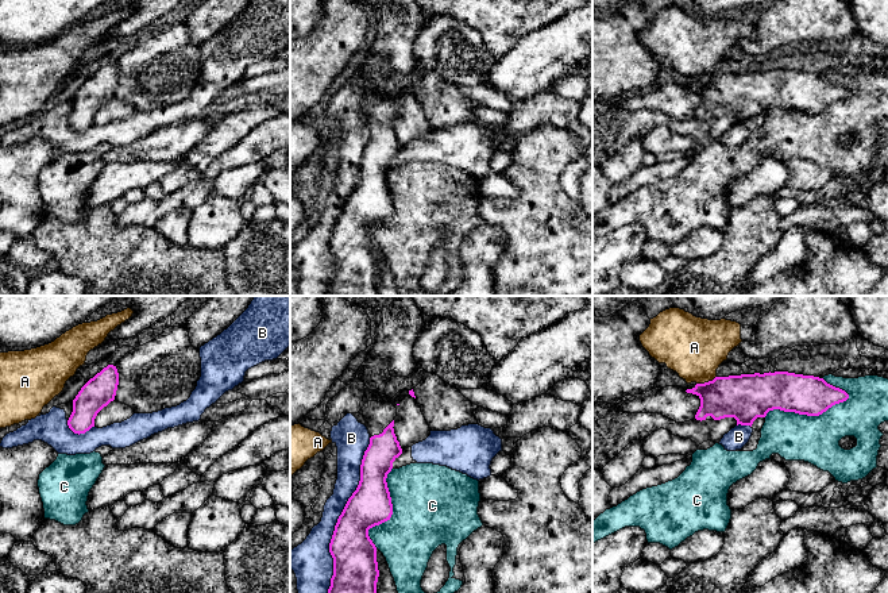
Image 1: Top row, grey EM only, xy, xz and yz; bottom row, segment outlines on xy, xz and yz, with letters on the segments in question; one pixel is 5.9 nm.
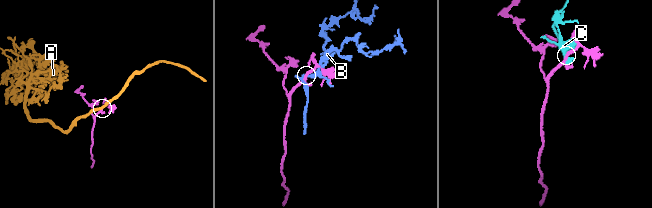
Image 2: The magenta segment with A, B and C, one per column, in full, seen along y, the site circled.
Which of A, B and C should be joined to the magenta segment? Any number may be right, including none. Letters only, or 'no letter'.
no letter

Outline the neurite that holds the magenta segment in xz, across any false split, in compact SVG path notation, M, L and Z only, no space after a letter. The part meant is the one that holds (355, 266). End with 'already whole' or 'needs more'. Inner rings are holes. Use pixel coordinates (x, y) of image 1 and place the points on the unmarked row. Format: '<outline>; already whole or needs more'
M367 99L358 111L364 113L371 135L362 157L359 182L339 213L329 240L329 250L333 255L333 273L328 286L328 296L378 296L377 244L368 234L368 227L390 217L393 212L386 176L393 166L393 159L402 151L393 126L397 105L391 100Z; needs more

